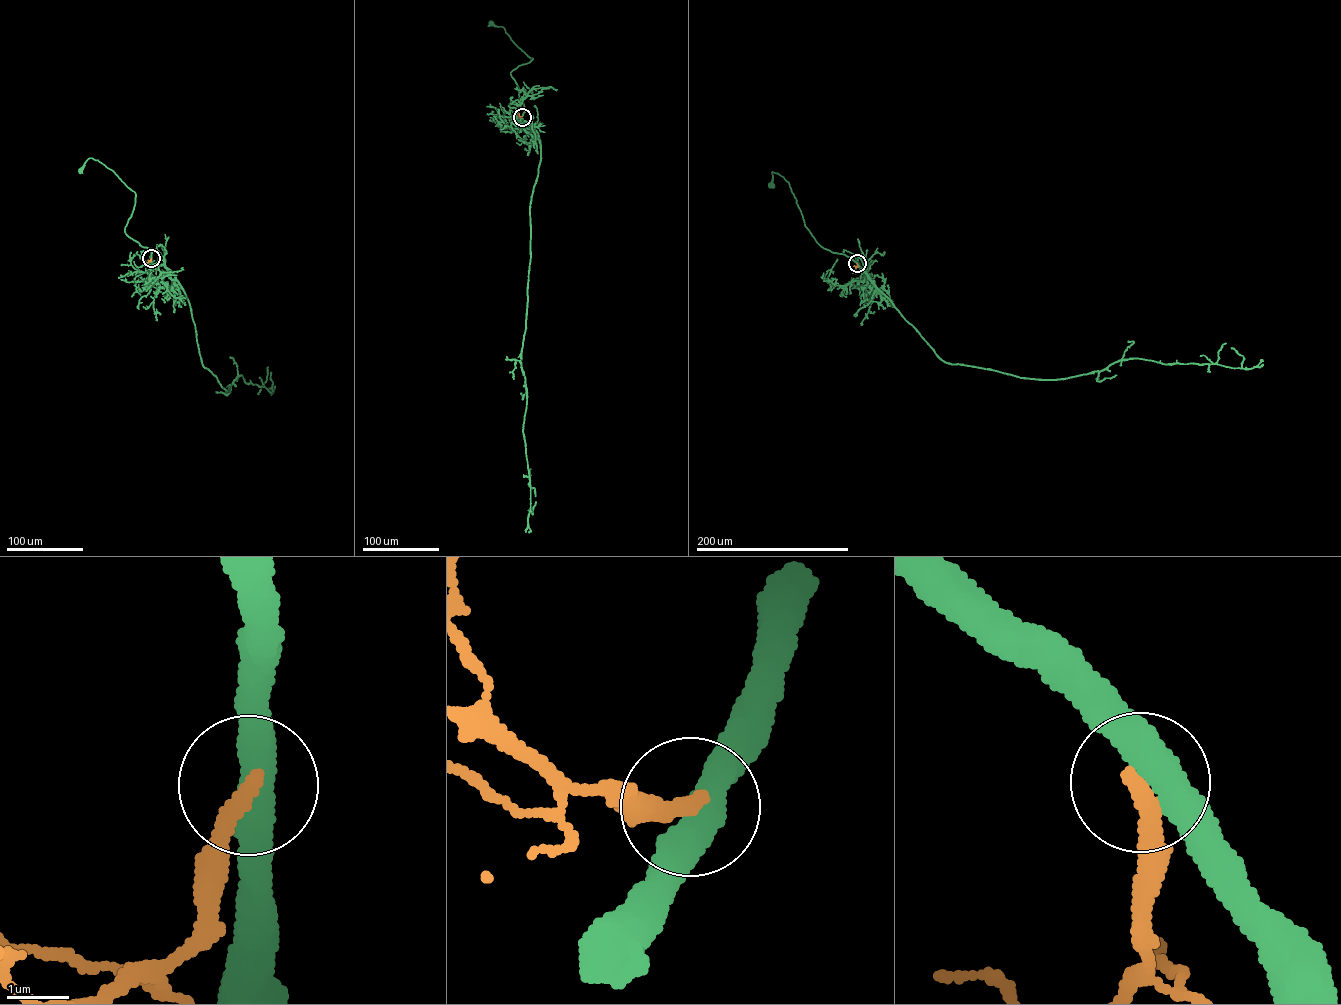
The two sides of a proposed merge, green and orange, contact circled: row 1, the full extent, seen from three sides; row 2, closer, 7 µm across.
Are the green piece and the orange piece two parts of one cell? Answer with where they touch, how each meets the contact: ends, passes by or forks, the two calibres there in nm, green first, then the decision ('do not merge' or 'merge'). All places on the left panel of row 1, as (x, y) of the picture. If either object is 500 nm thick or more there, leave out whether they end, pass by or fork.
place (151, 258); green passes by; orange ends; calibres 480 and 320 nm; do not merge

